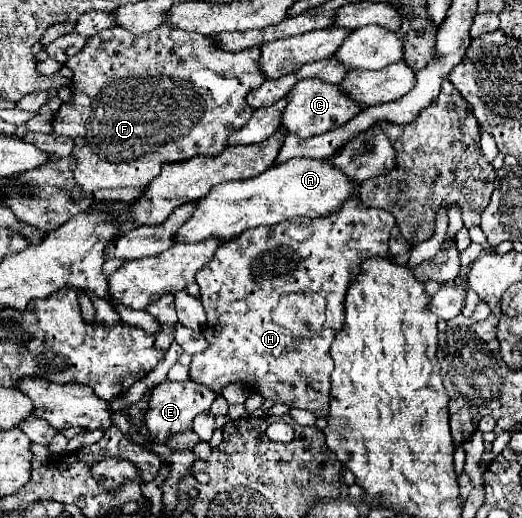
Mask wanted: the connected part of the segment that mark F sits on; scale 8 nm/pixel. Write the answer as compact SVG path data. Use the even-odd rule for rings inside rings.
M167 25L153 29L149 35L131 35L123 27L111 27L87 39L85 47L65 63L73 71L71 99L61 103L51 123L57 135L73 137L73 177L77 187L87 193L115 187L145 187L159 175L161 163L183 161L195 155L219 155L227 135L251 119L253 109L247 107L245 97L265 81L255 67L257 59L259 47L237 53L219 51L211 37Z

